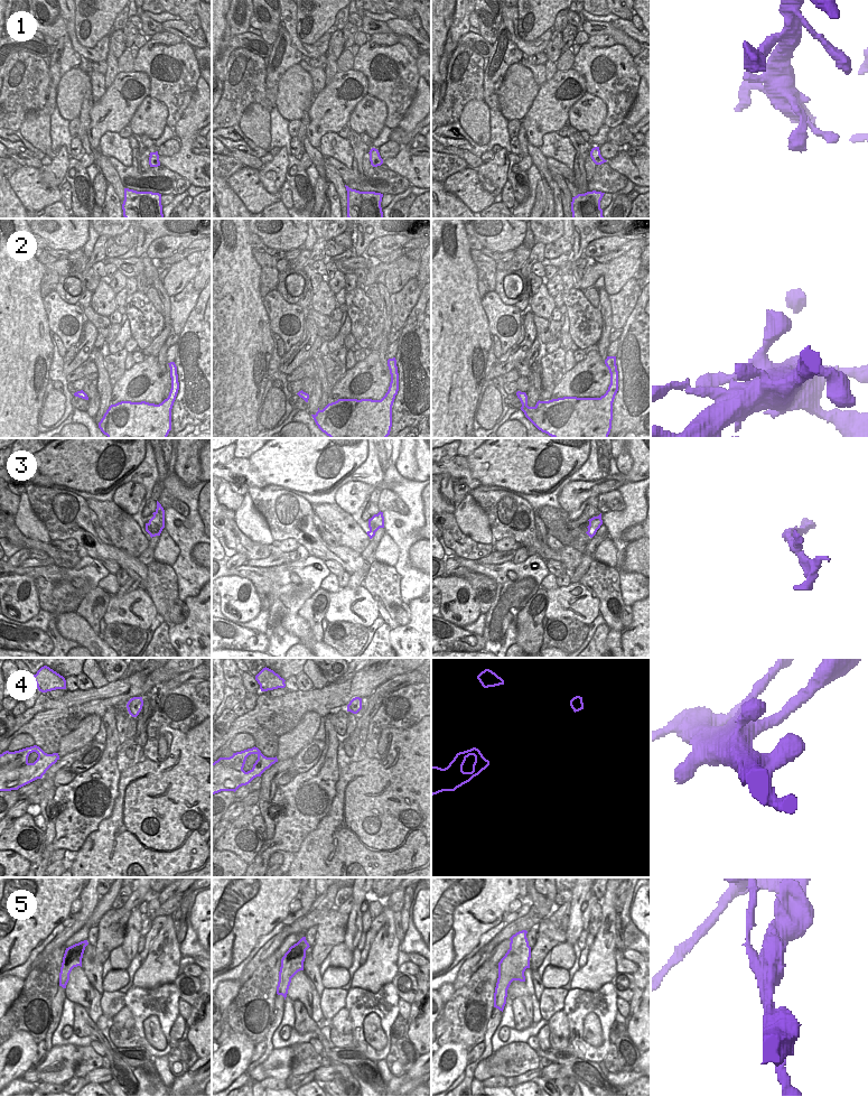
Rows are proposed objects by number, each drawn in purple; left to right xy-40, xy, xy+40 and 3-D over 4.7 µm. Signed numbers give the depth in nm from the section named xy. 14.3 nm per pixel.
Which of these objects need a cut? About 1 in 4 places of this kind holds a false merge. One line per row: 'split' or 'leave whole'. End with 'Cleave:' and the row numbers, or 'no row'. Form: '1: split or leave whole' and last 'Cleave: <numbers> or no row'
1: leave whole
2: leave whole
3: split
4: leave whole
5: split
Cleave: 3, 5

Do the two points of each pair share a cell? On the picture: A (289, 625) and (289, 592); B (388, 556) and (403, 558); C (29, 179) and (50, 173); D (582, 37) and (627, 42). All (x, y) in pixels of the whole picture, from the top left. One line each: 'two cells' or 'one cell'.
A: two cells
B: two cells
C: two cells
D: two cells

